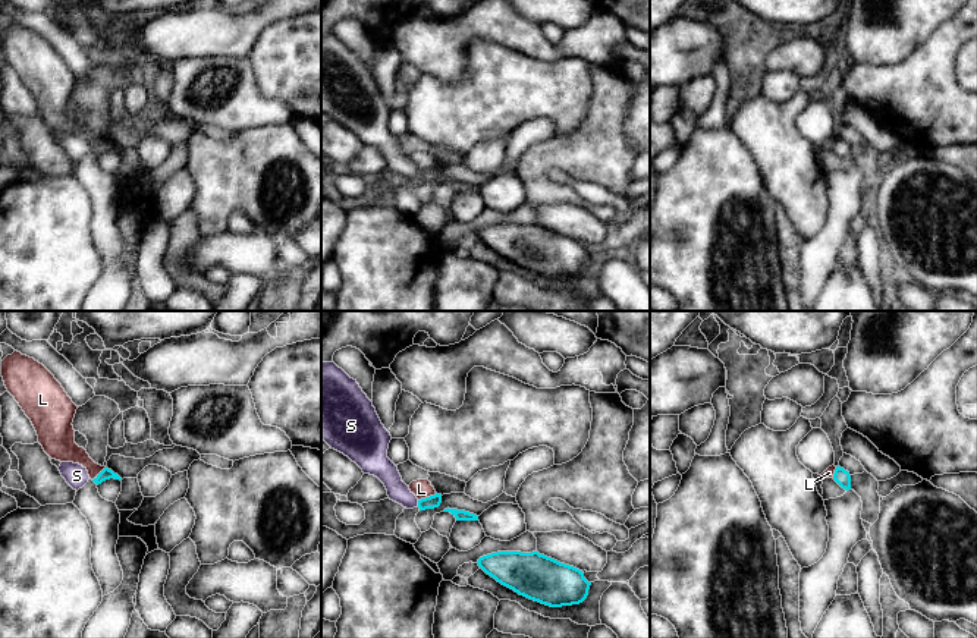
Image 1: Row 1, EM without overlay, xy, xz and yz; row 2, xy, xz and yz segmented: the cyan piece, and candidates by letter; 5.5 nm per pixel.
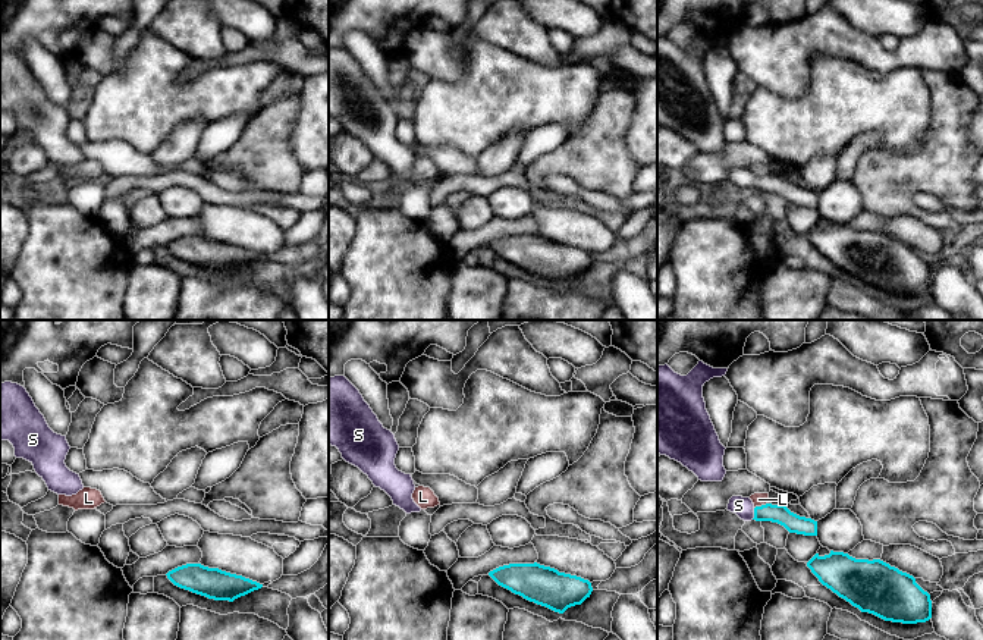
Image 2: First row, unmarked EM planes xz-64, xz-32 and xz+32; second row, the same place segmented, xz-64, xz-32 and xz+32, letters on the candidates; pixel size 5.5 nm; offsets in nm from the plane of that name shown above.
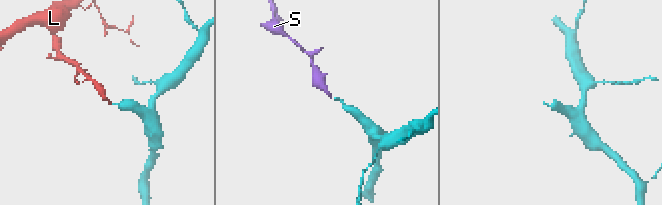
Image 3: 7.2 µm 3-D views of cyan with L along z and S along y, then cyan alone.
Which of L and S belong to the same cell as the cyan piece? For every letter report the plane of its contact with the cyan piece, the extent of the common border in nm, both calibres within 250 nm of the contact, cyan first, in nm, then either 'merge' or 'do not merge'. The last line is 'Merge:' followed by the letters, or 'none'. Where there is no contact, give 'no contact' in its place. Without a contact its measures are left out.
L: contact in xz; length 110 nm; calibres 70 and 100 nm; do not merge
S: contact in xz; length 30 nm; calibres 70 and 120 nm; merge
Merge: S

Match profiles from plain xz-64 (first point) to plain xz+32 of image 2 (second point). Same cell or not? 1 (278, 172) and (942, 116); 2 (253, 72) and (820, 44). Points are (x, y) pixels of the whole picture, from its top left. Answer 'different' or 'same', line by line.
1: same
2: different

